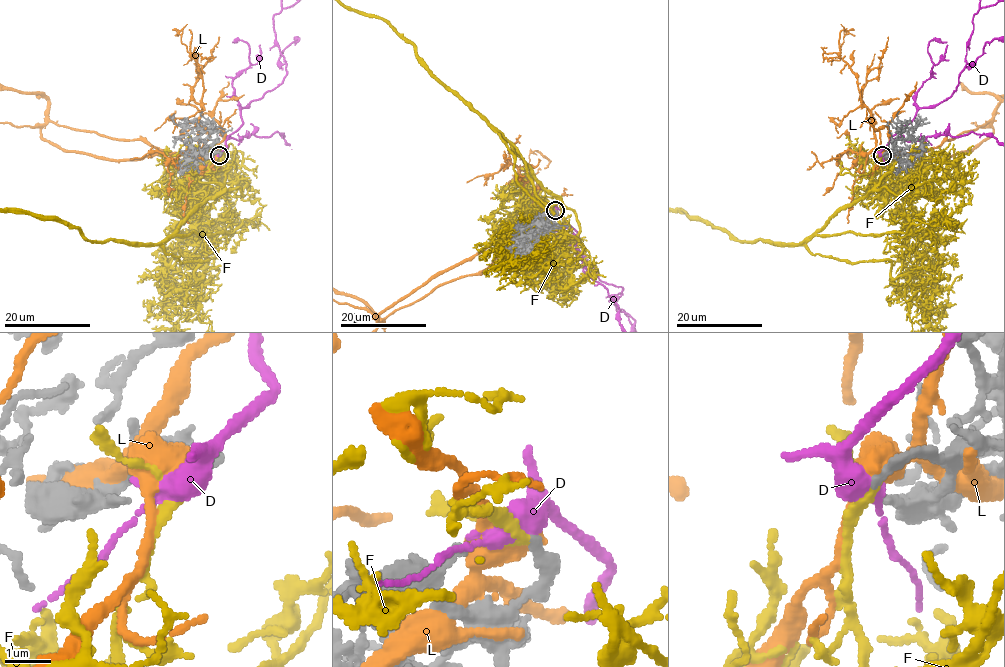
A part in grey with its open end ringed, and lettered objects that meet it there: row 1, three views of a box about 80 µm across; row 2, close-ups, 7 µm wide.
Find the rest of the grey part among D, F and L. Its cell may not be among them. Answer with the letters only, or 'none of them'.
F

